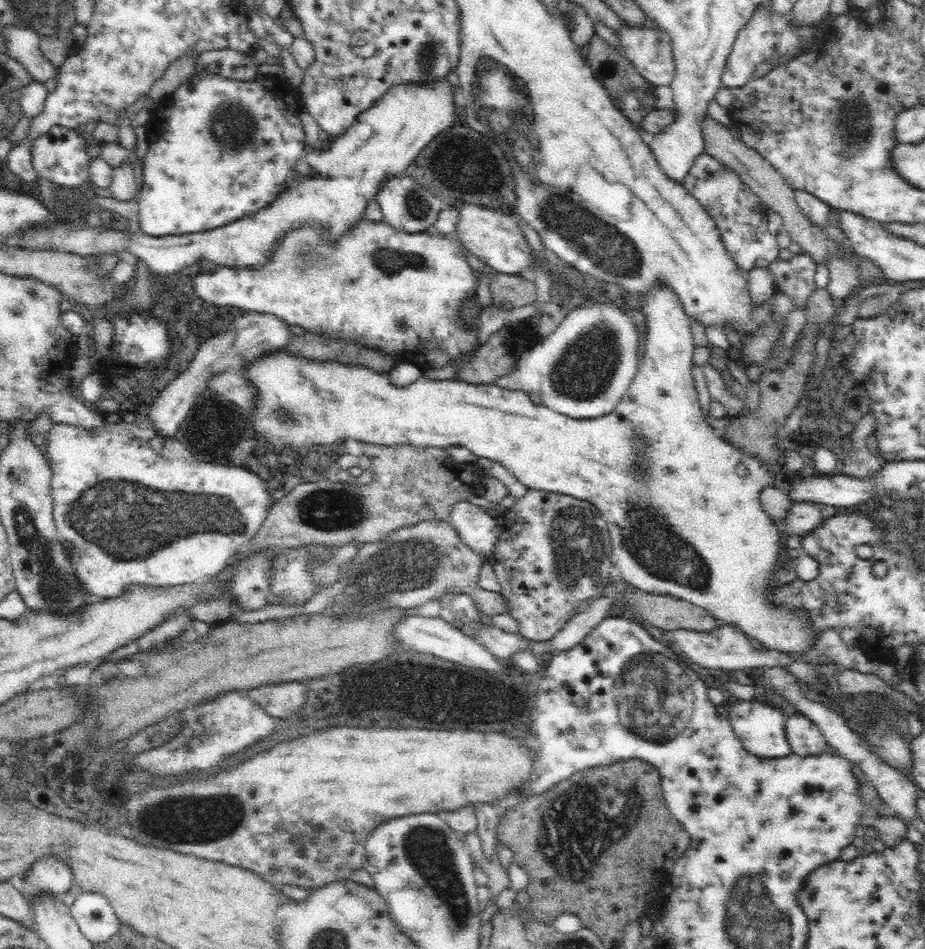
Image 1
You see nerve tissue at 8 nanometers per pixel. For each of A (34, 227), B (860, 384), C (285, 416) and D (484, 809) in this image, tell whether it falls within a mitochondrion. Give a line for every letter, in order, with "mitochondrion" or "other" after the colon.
A: other
B: other
C: mitochondrion
D: other

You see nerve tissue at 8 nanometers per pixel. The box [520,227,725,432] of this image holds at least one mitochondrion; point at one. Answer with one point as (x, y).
(584, 368)

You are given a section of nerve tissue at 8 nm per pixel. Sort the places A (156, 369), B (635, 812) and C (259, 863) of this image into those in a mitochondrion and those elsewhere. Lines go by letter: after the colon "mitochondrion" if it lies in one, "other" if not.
A: other
B: mitochondrion
C: other

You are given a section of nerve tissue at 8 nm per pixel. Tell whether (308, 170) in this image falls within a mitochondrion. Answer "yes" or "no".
no

